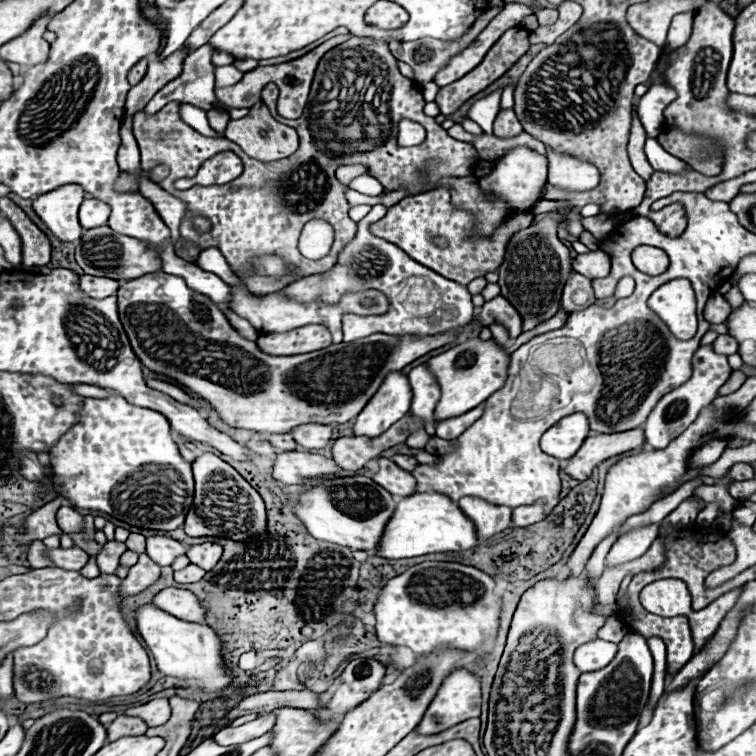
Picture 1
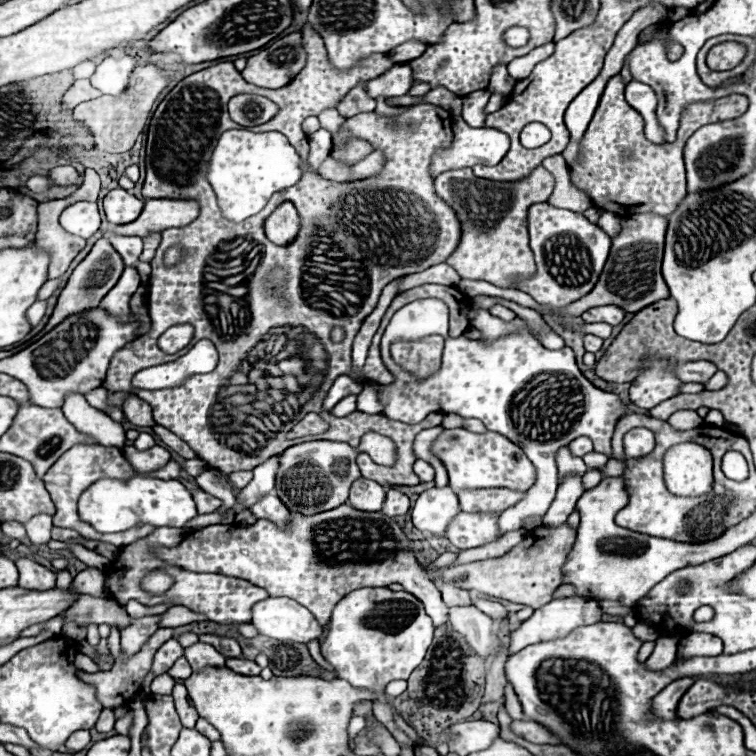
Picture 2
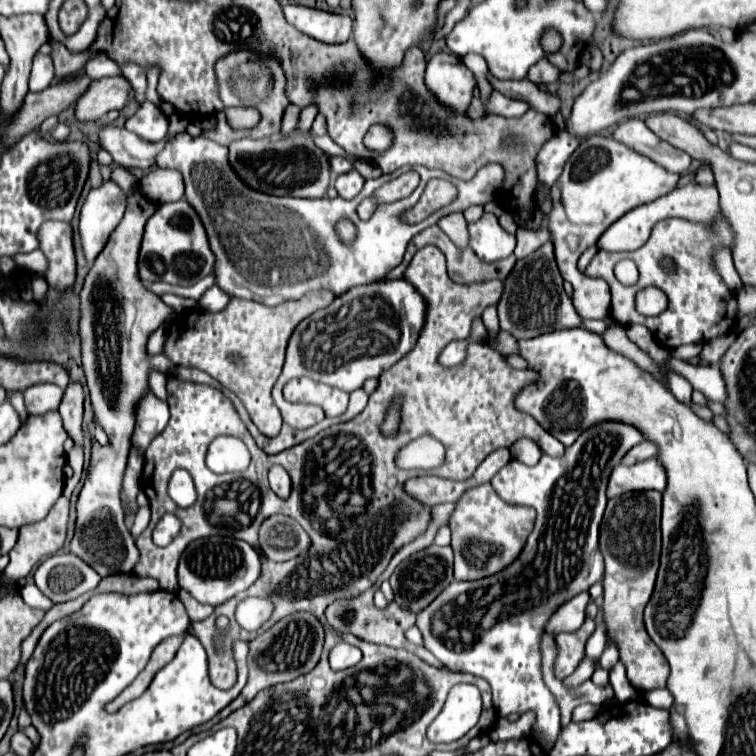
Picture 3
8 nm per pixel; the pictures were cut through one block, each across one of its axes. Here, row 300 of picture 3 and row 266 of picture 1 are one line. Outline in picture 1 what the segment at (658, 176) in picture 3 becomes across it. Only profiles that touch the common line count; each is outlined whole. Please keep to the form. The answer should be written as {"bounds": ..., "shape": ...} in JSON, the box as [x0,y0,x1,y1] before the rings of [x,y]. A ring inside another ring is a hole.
{"bounds":[572,250,610,280],"shape":[[[592,250],[588,254],[580,254],[572,260],[572,268],[574,272],[594,280],[594,278],[602,278],[608,276],[610,272],[610,256],[600,252],[600,250]]]}

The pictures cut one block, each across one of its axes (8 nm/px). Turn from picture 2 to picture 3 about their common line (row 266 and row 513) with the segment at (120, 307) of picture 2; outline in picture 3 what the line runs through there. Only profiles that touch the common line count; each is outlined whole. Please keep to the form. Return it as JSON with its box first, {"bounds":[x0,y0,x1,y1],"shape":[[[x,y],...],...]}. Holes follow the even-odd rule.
{"bounds":[122,448,144,522],"shape":[[[132,448],[130,456],[128,456],[128,468],[126,468],[126,474],[124,474],[124,488],[122,488],[122,500],[124,500],[124,508],[126,508],[126,514],[128,514],[128,522],[130,522],[130,516],[138,508],[136,496],[140,492],[142,464],[144,464],[142,454],[136,448]]]}

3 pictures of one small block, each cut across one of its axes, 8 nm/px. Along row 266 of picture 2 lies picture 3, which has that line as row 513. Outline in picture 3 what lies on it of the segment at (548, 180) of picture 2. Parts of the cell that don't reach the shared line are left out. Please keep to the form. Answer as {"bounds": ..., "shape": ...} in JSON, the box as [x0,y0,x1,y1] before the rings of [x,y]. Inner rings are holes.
{"bounds":[450,484,536,580],"shape":[[[490,484],[468,490],[450,518],[452,550],[454,550],[454,578],[456,580],[480,580],[494,576],[494,572],[510,566],[522,552],[528,534],[534,528],[536,512],[526,506],[510,506]]]}

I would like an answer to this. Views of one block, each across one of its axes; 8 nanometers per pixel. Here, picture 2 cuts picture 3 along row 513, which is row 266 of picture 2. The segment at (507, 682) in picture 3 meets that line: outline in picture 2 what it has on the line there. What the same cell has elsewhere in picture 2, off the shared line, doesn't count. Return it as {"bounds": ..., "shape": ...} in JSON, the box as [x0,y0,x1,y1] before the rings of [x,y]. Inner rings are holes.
{"bounds":[514,202,612,308],"shape":[[[546,202],[528,208],[530,250],[536,258],[536,274],[532,278],[514,280],[514,288],[530,294],[538,304],[562,308],[586,296],[608,260],[612,240],[602,228],[588,222],[582,214],[554,208]]]}

